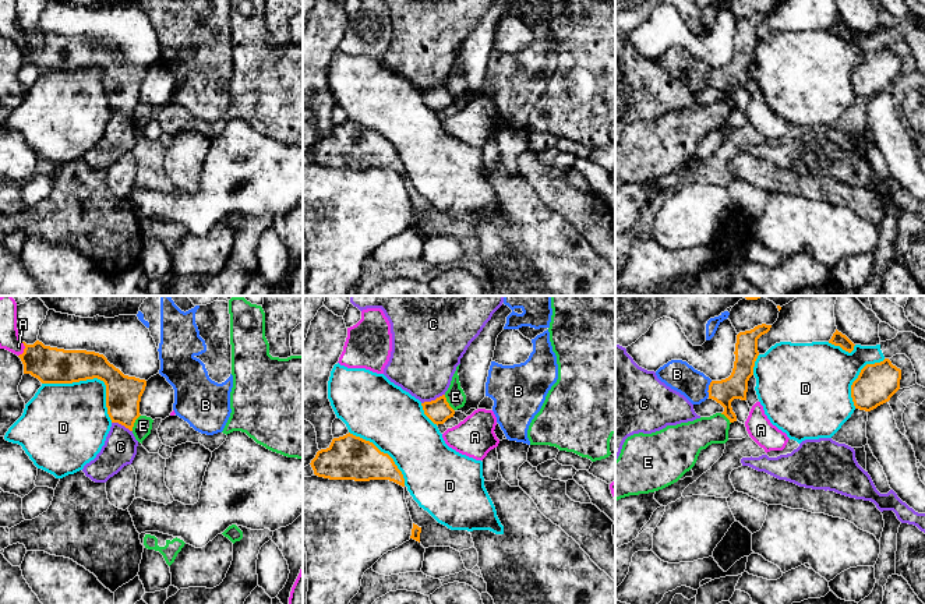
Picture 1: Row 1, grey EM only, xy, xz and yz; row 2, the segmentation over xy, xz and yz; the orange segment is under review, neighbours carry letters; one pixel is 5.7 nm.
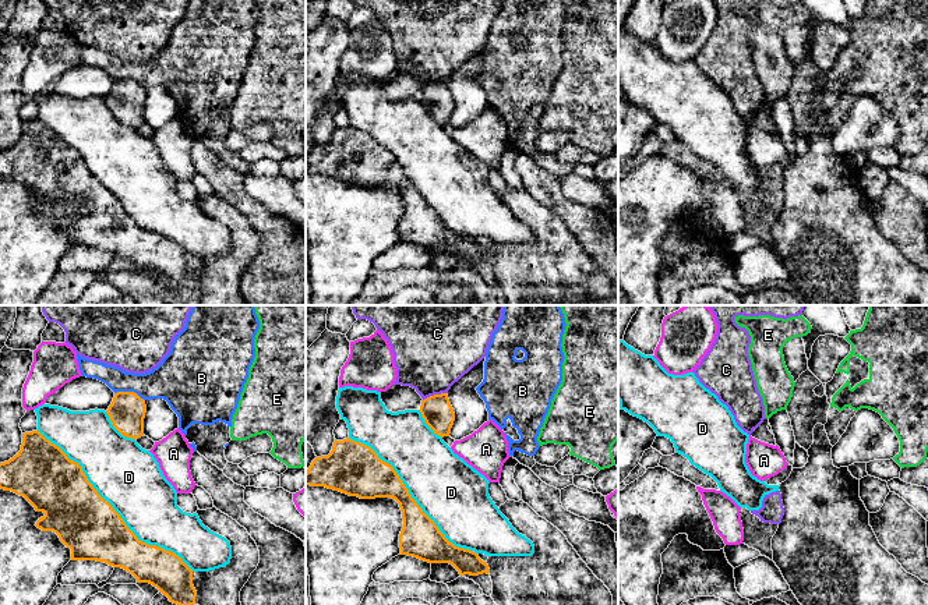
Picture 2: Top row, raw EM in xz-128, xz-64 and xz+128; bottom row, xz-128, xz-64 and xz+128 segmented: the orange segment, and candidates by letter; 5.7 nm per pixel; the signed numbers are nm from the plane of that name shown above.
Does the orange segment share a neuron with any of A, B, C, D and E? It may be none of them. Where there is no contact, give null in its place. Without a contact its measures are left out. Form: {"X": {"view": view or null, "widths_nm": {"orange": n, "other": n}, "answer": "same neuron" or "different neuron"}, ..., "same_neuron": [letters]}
{"A": {"view": "xy", "widths_nm": {"orange": 200, "other": 120}, "answer": "different neuron"}, "B": {"view": "yz", "widths_nm": {"orange": 140, "other": 170}, "answer": "different neuron"}, "C": {"view": "xz", "widths_nm": {"orange": 140, "other": 380}, "answer": "different neuron"}, "D": {"view": "xy", "widths_nm": {"orange": 200, "other": 380}, "answer": "different neuron"}, "E": {"view": "xy", "widths_nm": {"orange": 200, "other": 110}, "answer": "different neuron"}, "same_neuron": []}

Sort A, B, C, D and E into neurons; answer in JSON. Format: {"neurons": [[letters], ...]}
{"neurons": [["A"], ["B"], ["C"], ["D"], ["E"]]}

